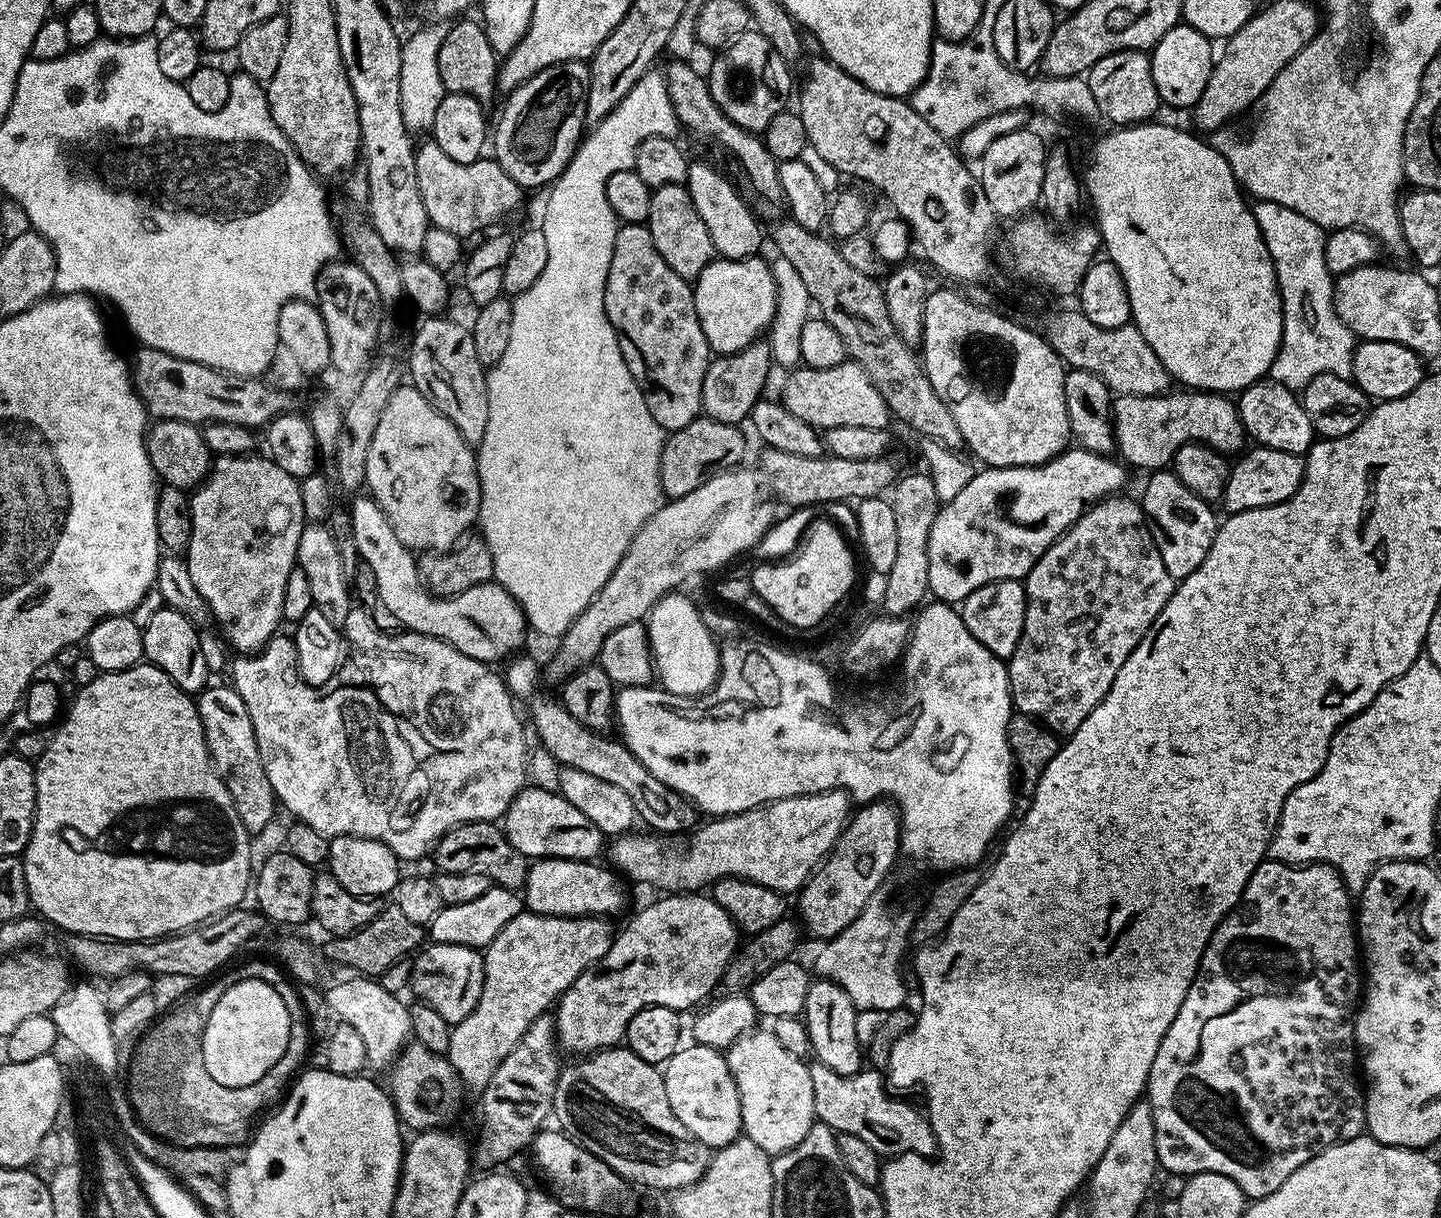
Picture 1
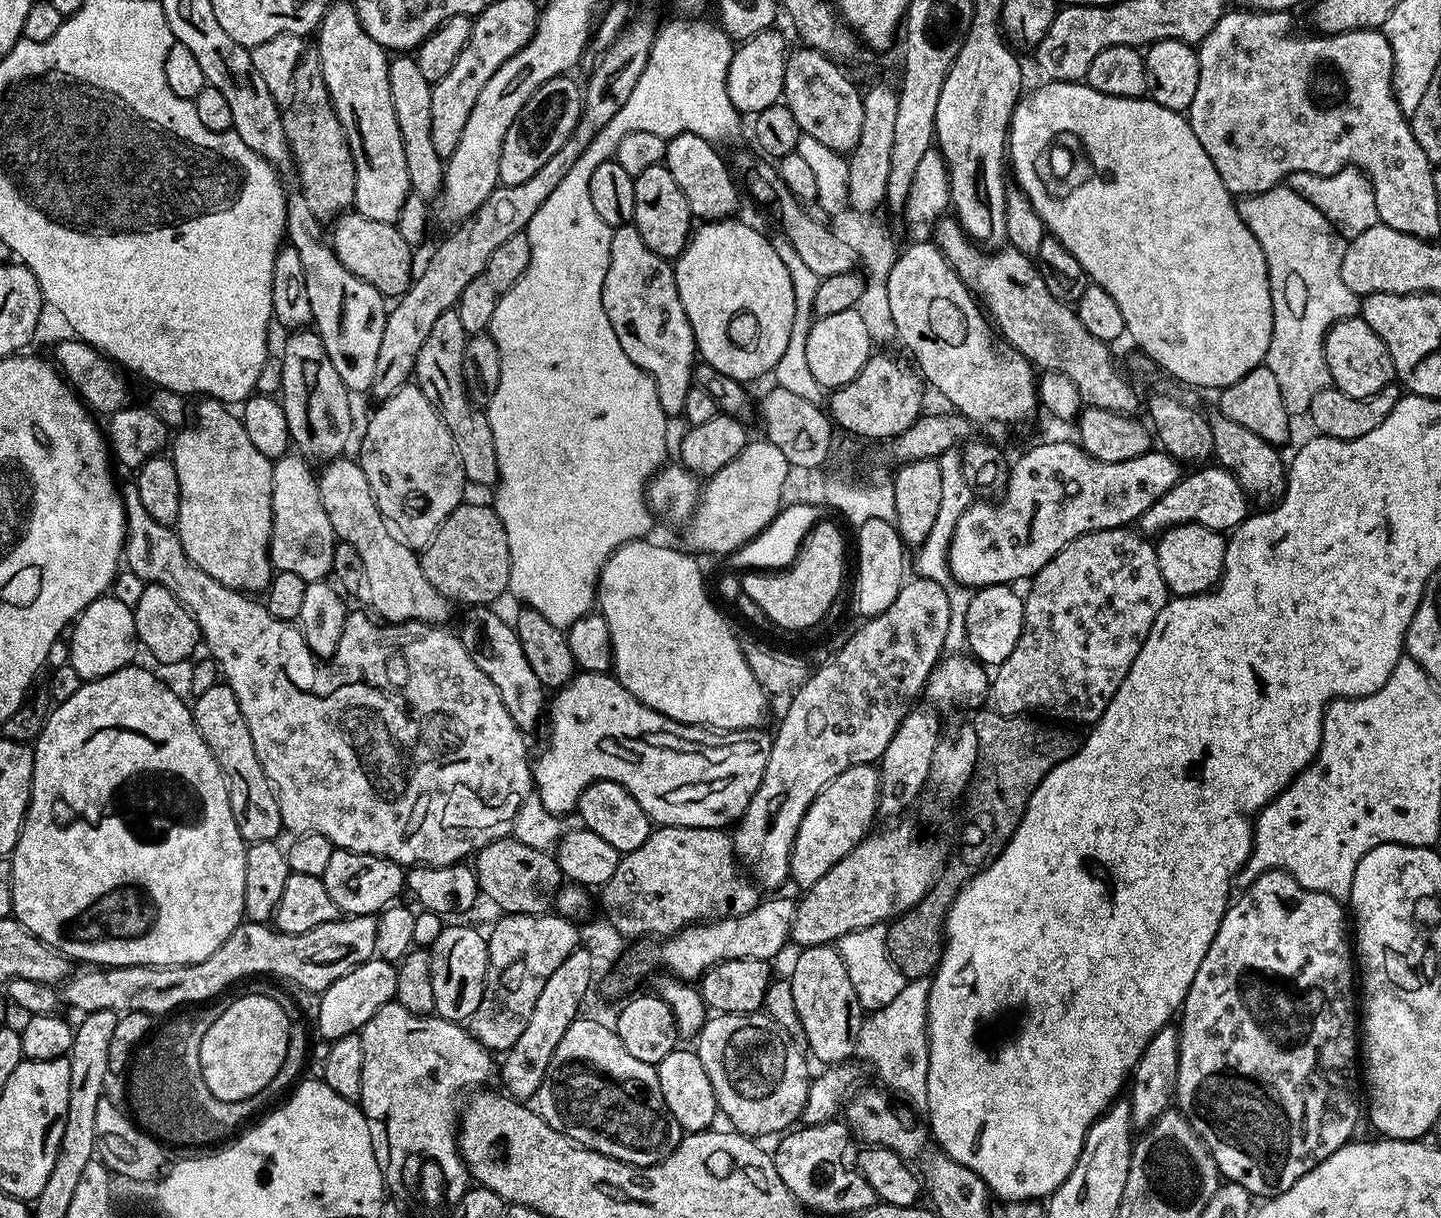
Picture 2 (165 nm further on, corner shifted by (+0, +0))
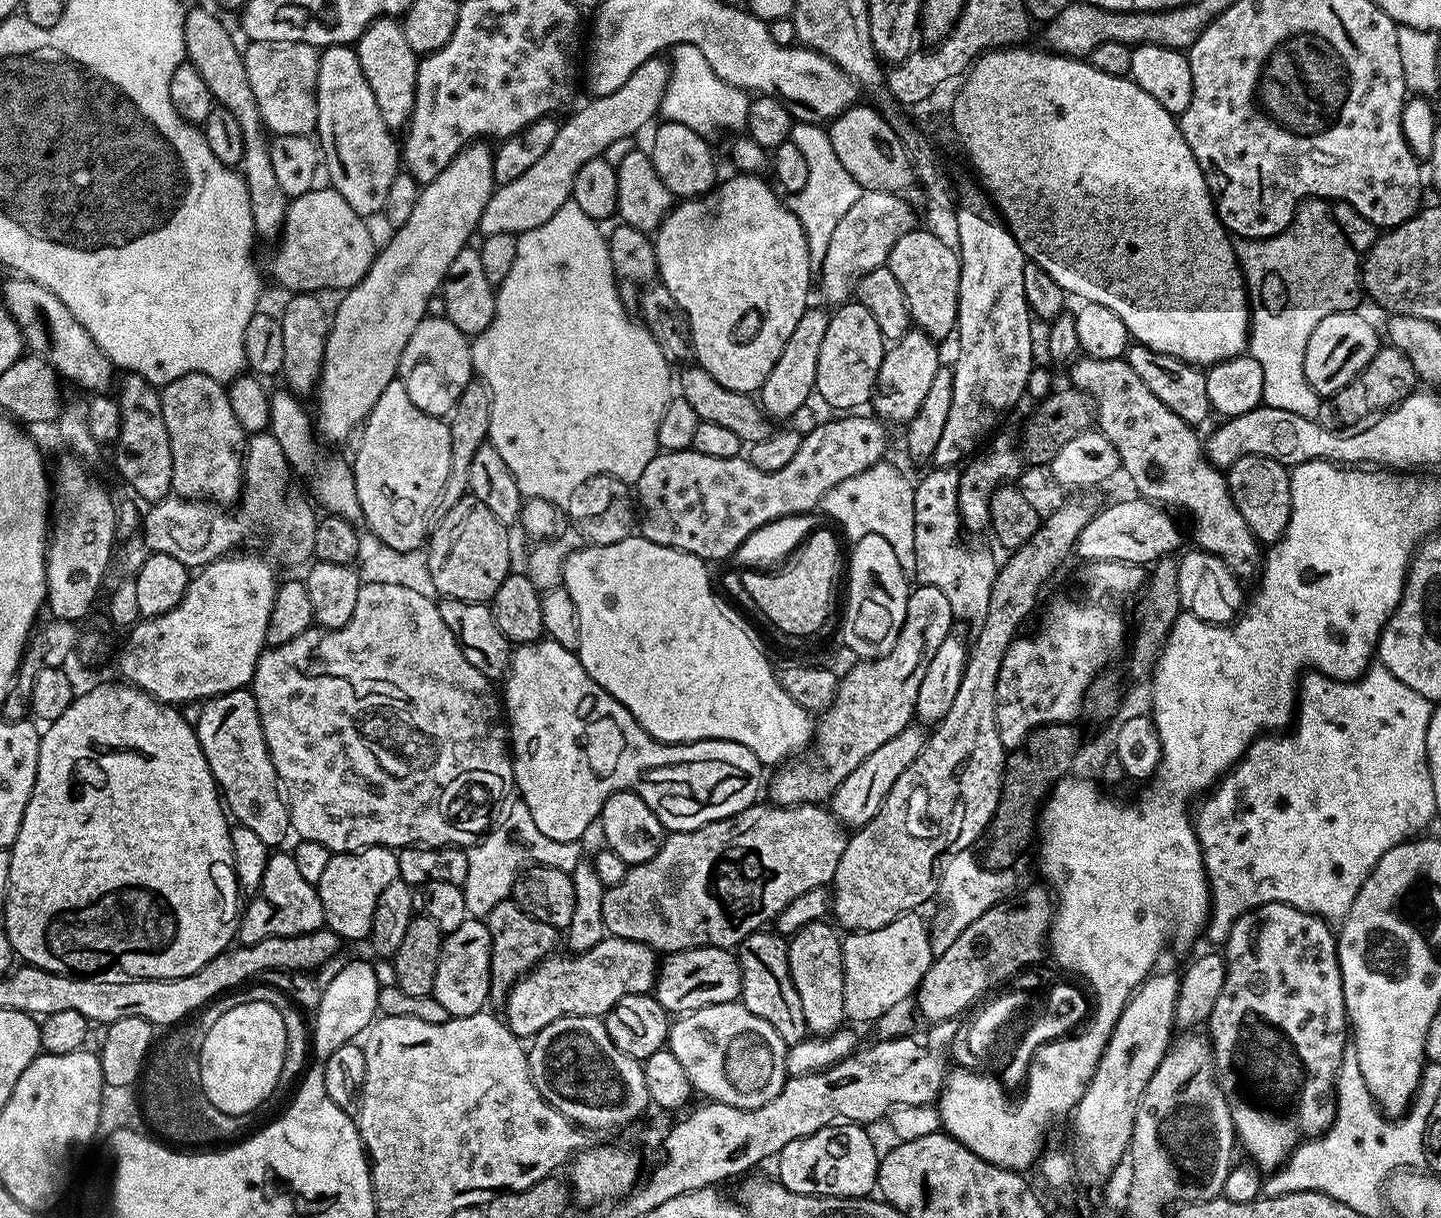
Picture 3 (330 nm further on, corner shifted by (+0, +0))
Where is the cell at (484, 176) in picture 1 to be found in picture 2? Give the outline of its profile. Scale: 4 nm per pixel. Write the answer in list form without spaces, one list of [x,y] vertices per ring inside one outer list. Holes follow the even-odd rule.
[[[396,54],[389,59],[390,98],[394,101],[394,118],[398,118],[398,130],[402,130],[402,150],[406,150],[406,174],[410,174],[410,189],[423,200],[435,201],[444,183],[445,161],[434,150],[430,138],[430,98],[432,86],[418,70],[415,55]]]

